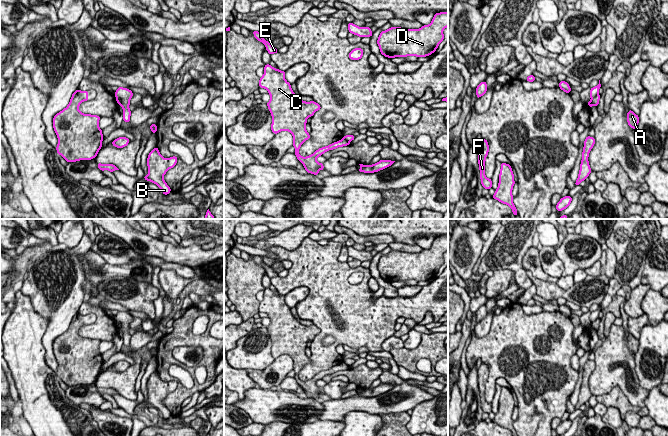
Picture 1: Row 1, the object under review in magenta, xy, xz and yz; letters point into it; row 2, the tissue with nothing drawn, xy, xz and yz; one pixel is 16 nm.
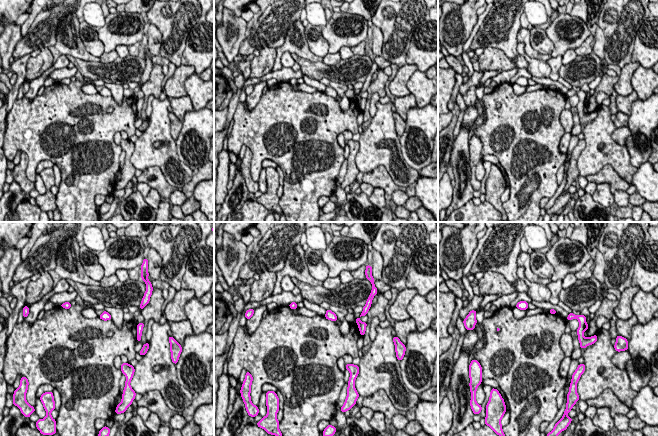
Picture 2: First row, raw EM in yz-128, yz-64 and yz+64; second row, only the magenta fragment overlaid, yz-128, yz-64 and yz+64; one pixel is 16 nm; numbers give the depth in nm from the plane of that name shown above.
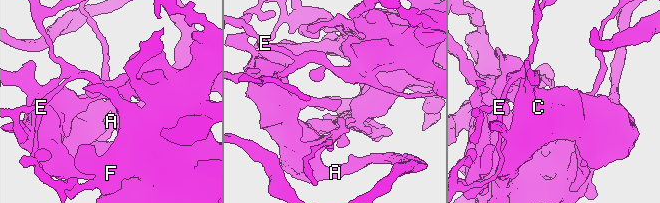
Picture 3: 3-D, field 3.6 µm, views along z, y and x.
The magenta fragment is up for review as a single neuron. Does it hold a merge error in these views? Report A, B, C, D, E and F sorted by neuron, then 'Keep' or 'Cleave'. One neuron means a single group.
Groups: A B C D F / E. Cleave

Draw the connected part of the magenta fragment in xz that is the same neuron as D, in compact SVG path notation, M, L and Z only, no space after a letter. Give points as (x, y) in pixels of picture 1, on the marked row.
M448 12L434 14L429 25L419 29L391 27L382 31L377 44L382 55L395 57L426 57L438 48L444 40L443 30L448 27Z

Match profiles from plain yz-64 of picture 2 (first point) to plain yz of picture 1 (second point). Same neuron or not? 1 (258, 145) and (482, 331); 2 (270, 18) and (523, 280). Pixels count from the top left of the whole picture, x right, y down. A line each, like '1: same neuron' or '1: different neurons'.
1: different neurons
2: same neuron

